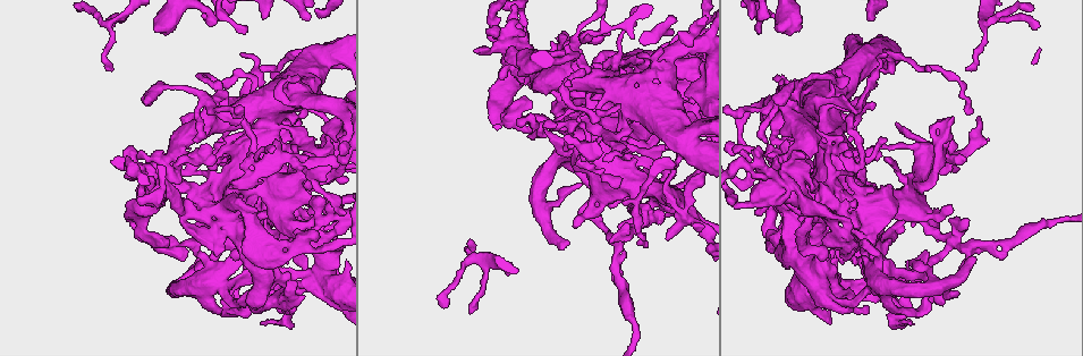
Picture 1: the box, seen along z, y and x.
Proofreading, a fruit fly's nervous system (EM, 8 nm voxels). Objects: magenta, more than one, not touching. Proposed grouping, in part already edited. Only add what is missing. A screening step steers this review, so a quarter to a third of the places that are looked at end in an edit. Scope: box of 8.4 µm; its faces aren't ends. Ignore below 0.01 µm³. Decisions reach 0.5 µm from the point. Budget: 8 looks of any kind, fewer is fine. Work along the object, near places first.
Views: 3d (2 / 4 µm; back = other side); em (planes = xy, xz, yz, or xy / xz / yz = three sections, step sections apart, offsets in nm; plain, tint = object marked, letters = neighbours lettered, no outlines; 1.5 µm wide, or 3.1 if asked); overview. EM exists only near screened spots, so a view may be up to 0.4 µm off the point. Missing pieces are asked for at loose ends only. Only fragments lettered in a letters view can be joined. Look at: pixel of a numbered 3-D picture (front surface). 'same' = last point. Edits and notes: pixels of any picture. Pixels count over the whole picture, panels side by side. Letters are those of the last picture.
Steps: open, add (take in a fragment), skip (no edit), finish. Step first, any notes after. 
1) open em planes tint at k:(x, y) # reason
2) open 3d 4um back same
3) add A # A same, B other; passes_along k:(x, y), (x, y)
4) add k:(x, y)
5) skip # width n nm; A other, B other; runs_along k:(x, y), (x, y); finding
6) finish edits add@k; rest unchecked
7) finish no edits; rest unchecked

open em yz step 8 letters at 1:(964, 157)

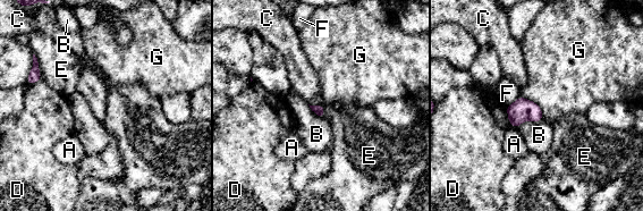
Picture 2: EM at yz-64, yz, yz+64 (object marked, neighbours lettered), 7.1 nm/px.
skip # A other, B other, C other, D other, E other, F other, G other; border 2:(521, 95), (539, 106), (542, 119); none of them fits

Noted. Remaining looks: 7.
open em xy step 4 letters at 1:(569, 243) # free end

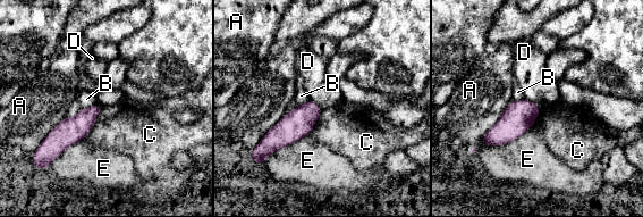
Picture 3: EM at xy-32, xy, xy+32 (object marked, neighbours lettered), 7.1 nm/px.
open em yz step 8 letters same # another direction

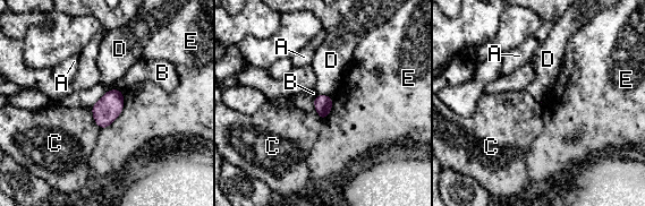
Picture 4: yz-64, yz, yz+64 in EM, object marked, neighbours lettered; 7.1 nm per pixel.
skip # longest_contact E 320 nm; A other, B other, C other, D other, E other; border 4:(316, 94), (330, 96); none of them fits

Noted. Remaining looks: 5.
open em planes letters at 1:(1037, 27) # tapers out

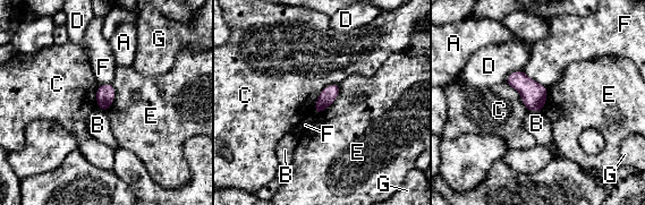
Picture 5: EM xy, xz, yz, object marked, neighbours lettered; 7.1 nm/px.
skip # A other, B other, C other, D other, E other, F other, G other; border 5:(339, 85), (339, 95), (315, 114); no lettered fragment goes on from it

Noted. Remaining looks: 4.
finish no edits; rest unchecked

